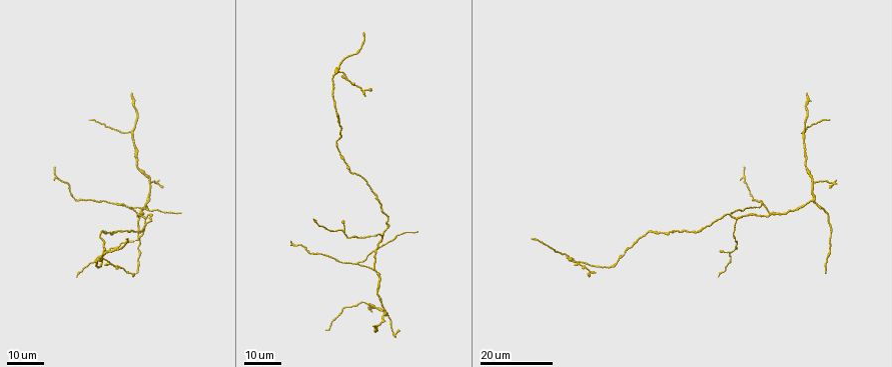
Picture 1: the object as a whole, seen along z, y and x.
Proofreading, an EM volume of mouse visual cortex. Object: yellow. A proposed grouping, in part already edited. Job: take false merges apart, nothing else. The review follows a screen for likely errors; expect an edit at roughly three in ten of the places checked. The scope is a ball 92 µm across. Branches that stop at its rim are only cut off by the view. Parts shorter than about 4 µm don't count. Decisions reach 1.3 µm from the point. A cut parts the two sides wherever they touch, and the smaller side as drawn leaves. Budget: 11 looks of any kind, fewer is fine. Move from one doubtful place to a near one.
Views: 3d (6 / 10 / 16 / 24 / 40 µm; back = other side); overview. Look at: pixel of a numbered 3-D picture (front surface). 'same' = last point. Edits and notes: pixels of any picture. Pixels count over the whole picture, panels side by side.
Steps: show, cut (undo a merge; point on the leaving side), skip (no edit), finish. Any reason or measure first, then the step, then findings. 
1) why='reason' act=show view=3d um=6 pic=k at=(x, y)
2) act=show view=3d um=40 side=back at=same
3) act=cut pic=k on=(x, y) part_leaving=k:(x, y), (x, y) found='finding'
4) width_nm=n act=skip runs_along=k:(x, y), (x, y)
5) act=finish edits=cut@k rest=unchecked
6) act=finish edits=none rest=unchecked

why='three-way junction' act=show view=3d um=24 pic=1 at=(131, 129)

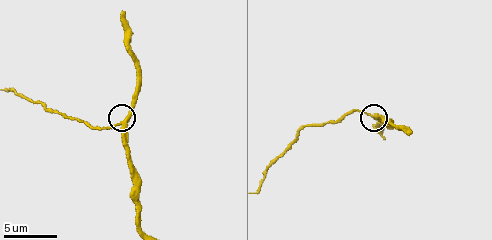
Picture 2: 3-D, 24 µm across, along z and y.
why='zoom in' act=show view=3d um=10 pic=2 at=(122, 121)

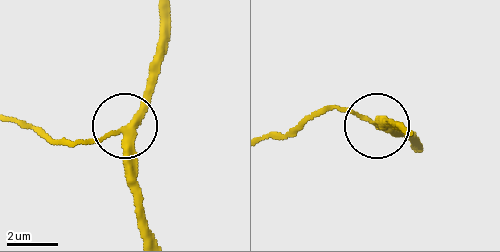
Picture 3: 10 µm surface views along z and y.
width_nm=270 act=skip runs_along=3:(153, 232), (127, 129), (159, 73) found='one neuron here'

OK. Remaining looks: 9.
why='three-way junction' act=show view=3d um=24 pic=1 at=(151, 183)

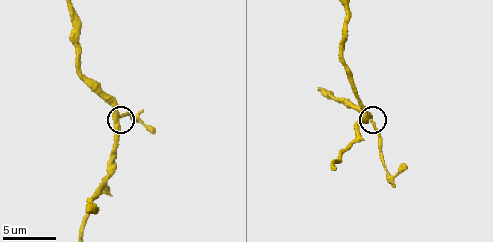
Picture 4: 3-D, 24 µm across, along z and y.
act=show view=3d um=10 pic=4 at=(120, 117)

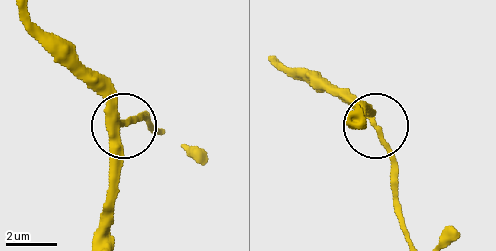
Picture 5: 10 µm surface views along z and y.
arms=3 act=skip found='continuous, no second neuron'

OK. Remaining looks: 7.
why='side arm on a straight run' act=show view=3d um=24 pic=1 at=(768, 215)

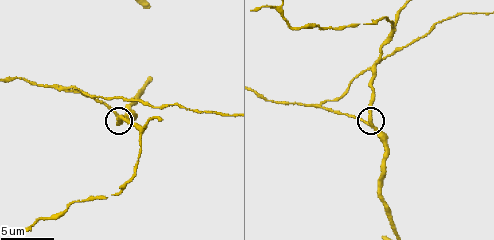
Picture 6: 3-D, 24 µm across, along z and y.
act=show view=3d um=10 pic=6 at=(375, 129)

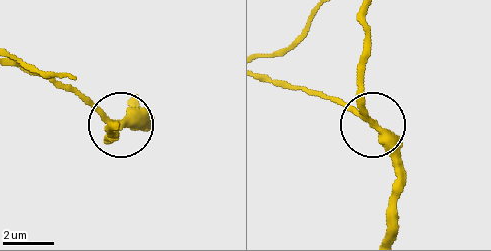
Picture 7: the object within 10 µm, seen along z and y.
side_arm_um=34 arms=3 act=skip found='one neuron here'

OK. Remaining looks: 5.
why='three arms meet' act=show view=3d um=10 pic=4 at=(361, 118)

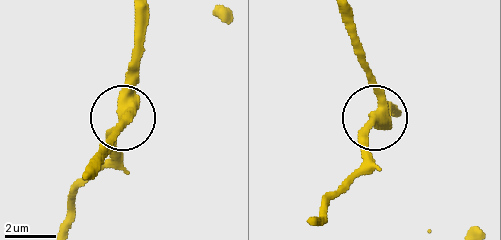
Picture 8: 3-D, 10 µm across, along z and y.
side_arm_um=24 act=skip runs_along=8:(343, 13), (354, 52), (382, 103), (369, 136), (369, 166) found='one neuron here'

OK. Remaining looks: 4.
why='a fork' act=show view=3d um=16 pic=6 at=(141, 133)

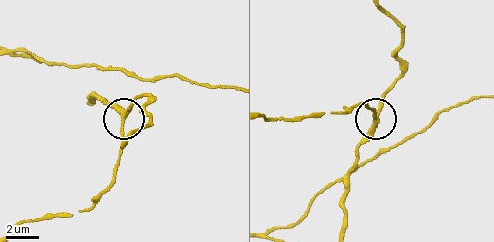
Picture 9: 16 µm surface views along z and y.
act=show view=3d um=16 side=back pic=9 at=(375, 120)

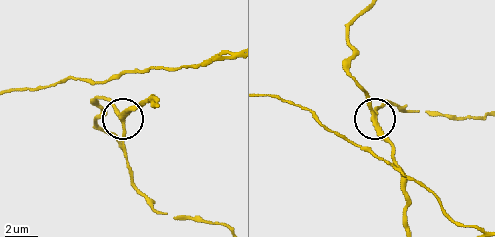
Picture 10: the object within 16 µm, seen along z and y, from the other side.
act=skip found='continuous, no second neuron'

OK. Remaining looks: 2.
act=finish edits=none rest=unchecked

